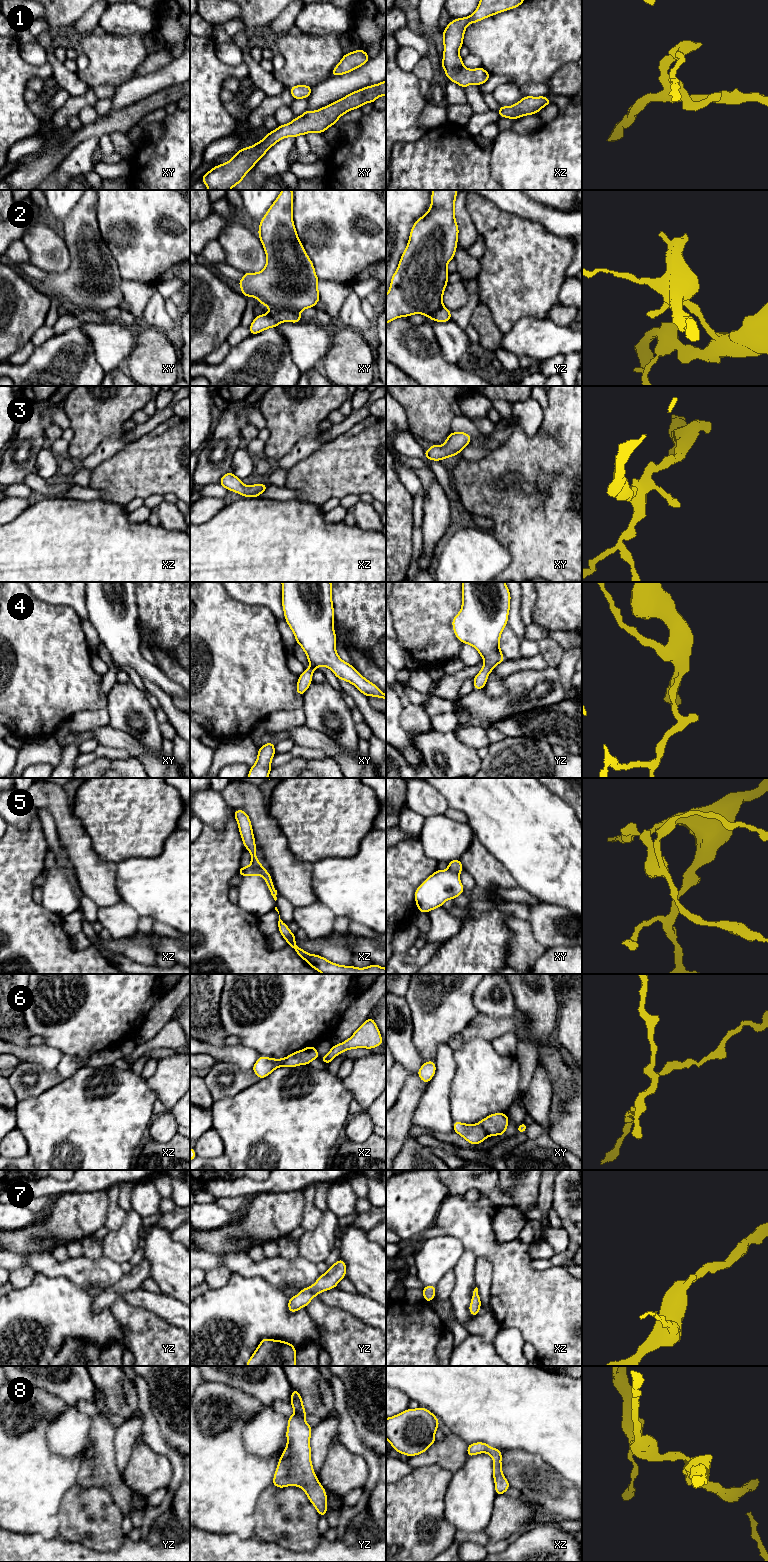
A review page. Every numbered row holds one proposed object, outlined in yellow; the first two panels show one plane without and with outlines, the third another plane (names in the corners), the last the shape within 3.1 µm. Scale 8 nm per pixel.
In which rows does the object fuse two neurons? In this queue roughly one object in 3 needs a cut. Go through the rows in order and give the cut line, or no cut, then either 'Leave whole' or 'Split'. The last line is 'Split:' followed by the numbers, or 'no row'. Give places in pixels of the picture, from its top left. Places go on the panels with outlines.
1: No split. Leave whole
2: Split along xy (271, 311), (295, 311), (299, 313). Split
3: No split. Leave whole
4: No split. Leave whole
5: No split. Leave whole
6: Split along xy (477, 1124), (488, 1135). Split
7: No split. Leave whole
8: No split. Leave whole
Split: 2, 6

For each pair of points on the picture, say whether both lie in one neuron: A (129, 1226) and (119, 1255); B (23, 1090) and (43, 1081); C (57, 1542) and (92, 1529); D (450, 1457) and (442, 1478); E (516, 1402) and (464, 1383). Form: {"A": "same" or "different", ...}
{"A": "same", "B": "same", "C": "different", "D": "different", "E": "same"}

